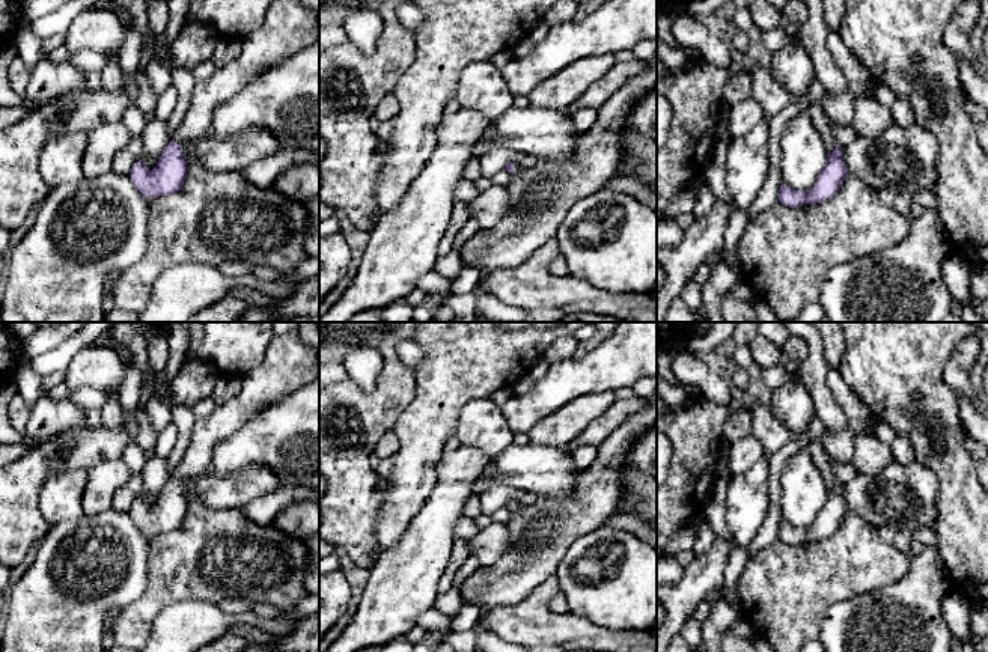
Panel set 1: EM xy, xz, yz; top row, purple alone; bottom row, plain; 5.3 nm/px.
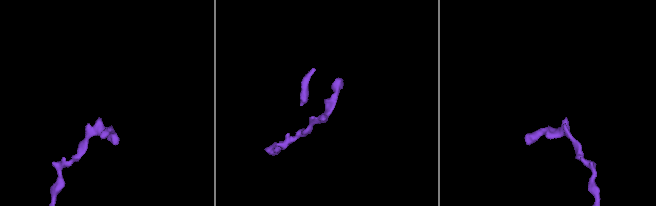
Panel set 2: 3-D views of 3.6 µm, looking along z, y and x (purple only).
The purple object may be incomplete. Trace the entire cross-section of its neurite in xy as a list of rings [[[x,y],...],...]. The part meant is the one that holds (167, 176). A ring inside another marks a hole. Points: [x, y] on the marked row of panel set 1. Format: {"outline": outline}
{"outline": [[[273,0],[262,26],[242,39],[239,57],[217,69],[208,80],[196,81],[190,108],[157,166],[149,170],[142,158],[134,163],[130,172],[134,187],[151,199],[181,191],[188,169],[181,145],[205,137],[218,105],[262,72],[318,39],[319,15],[300,0]]]}

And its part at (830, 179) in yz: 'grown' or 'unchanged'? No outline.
grown

